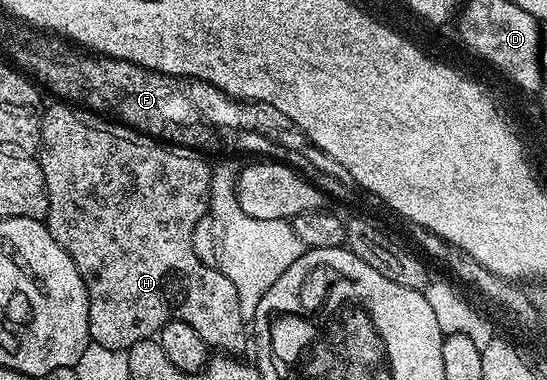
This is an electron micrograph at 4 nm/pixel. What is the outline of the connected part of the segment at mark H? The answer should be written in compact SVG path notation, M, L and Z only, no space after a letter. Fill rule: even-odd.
M52 103L43 110L40 118L40 148L38 160L42 167L42 175L46 179L46 191L48 192L48 216L46 224L50 235L54 235L54 243L74 259L74 267L82 275L82 283L86 287L88 296L88 336L93 342L102 347L127 351L131 345L139 341L155 338L160 328L166 323L181 321L189 327L194 327L198 335L213 350L224 355L240 355L243 349L250 345L250 329L246 319L242 315L242 303L238 299L238 291L234 291L234 283L226 279L226 275L219 267L213 267L202 263L198 255L194 255L192 236L198 219L209 216L208 196L212 190L213 166L207 165L201 154L191 149L181 149L179 145L170 145L158 141L147 133L139 133L137 129L131 129L128 125L117 123L107 116L93 113L87 107L77 107L71 103Z

